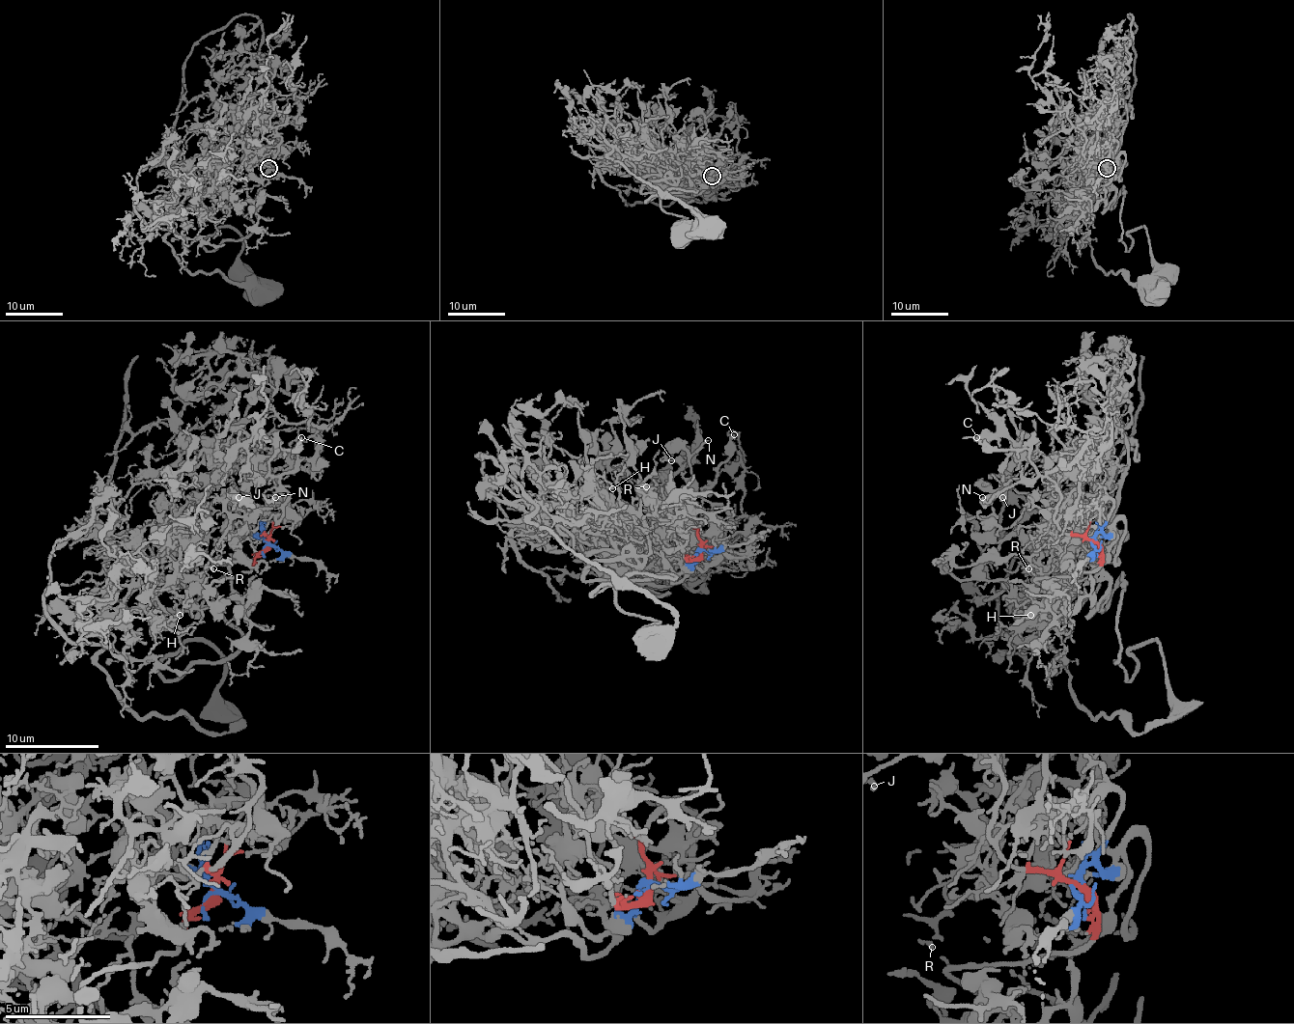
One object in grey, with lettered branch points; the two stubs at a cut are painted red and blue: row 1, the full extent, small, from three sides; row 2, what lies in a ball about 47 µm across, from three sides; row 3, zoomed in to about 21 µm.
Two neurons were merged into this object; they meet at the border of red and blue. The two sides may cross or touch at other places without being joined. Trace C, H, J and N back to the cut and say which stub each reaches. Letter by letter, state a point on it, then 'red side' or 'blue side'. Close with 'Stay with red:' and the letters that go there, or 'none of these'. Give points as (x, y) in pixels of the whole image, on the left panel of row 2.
C: place (301, 437); red side
H: place (180, 615); blue side
J: place (239, 497); red side
N: place (275, 497); red side
Stay with red: C, J, N

